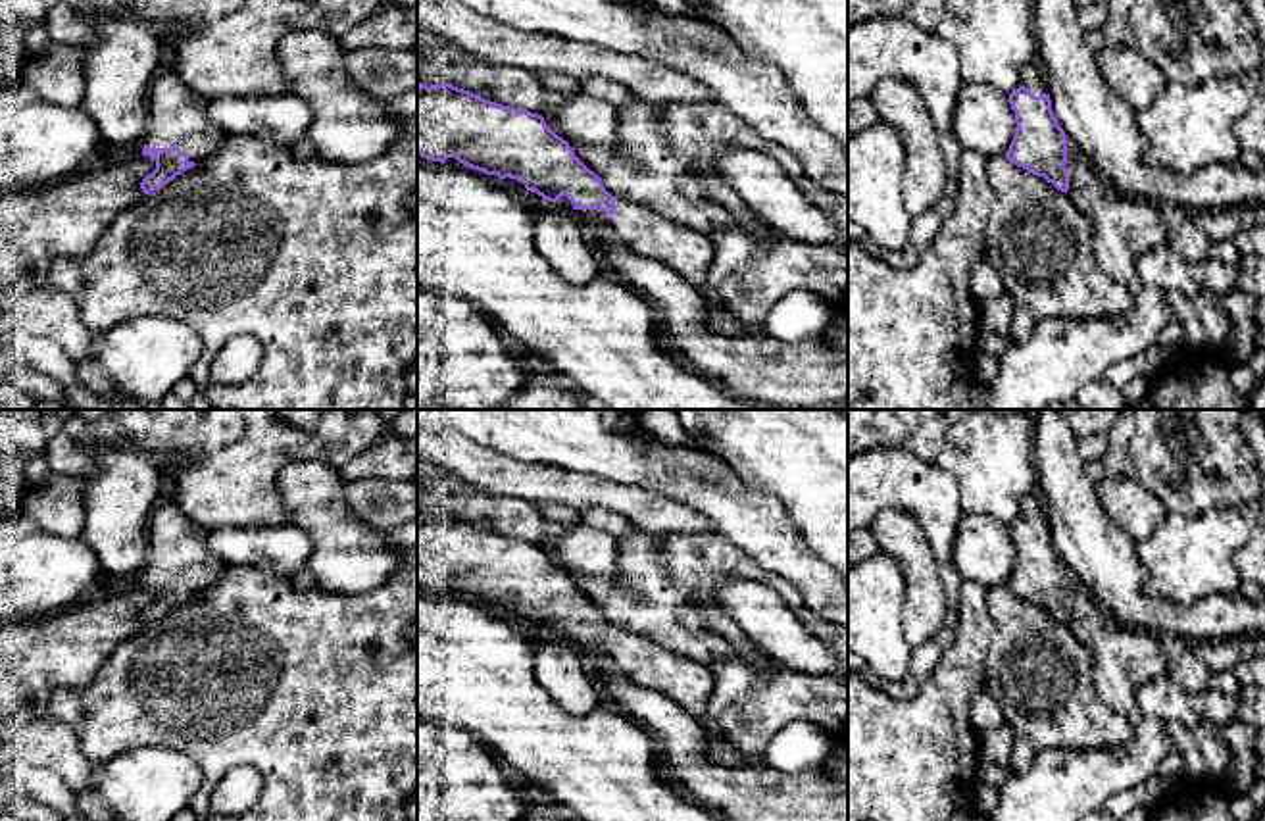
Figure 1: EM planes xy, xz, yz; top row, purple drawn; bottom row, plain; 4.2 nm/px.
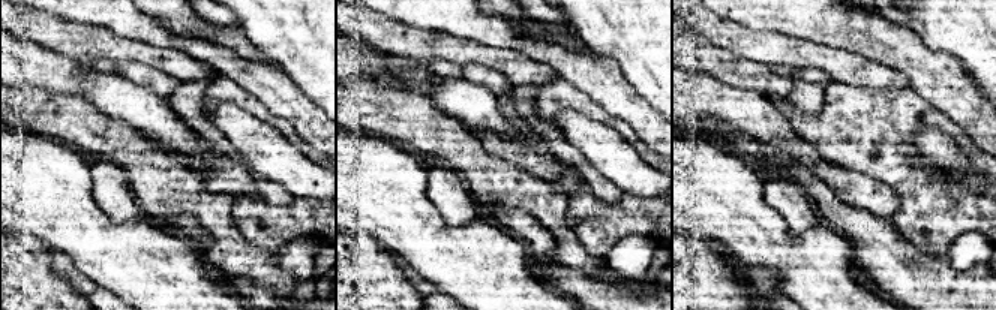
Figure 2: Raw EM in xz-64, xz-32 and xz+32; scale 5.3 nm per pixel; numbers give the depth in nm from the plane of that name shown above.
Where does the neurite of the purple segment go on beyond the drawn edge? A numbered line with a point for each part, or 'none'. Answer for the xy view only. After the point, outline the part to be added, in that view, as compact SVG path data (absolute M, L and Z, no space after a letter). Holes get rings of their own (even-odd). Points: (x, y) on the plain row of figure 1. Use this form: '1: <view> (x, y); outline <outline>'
1: xy (177, 547); outline M161 502L148 521L146 563L133 573L133 586L144 579L177 577L188 592L202 596L223 569L223 561L210 550L210 531L192 521L175 502Z

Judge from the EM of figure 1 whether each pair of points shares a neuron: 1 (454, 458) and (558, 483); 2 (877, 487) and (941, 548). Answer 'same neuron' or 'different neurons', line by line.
1: same neuron
2: same neuron

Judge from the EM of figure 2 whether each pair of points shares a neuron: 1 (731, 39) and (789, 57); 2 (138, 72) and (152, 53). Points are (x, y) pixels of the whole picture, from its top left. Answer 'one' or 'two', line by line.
1: one
2: two

